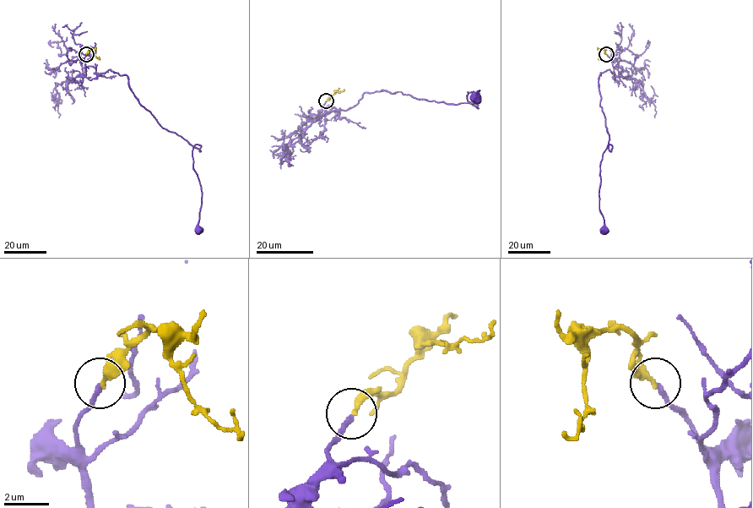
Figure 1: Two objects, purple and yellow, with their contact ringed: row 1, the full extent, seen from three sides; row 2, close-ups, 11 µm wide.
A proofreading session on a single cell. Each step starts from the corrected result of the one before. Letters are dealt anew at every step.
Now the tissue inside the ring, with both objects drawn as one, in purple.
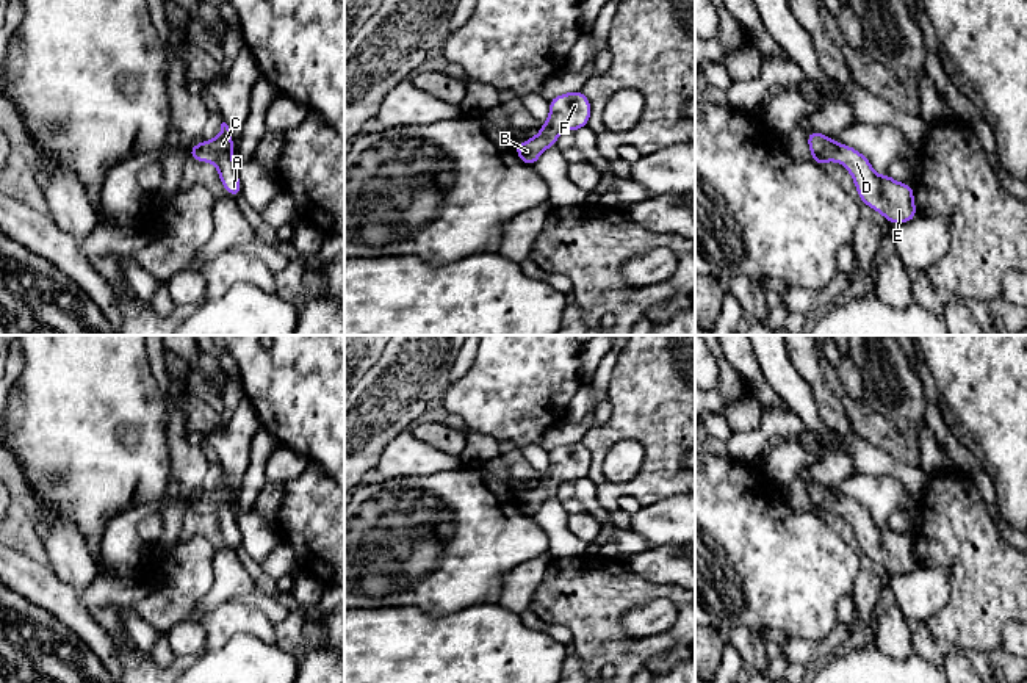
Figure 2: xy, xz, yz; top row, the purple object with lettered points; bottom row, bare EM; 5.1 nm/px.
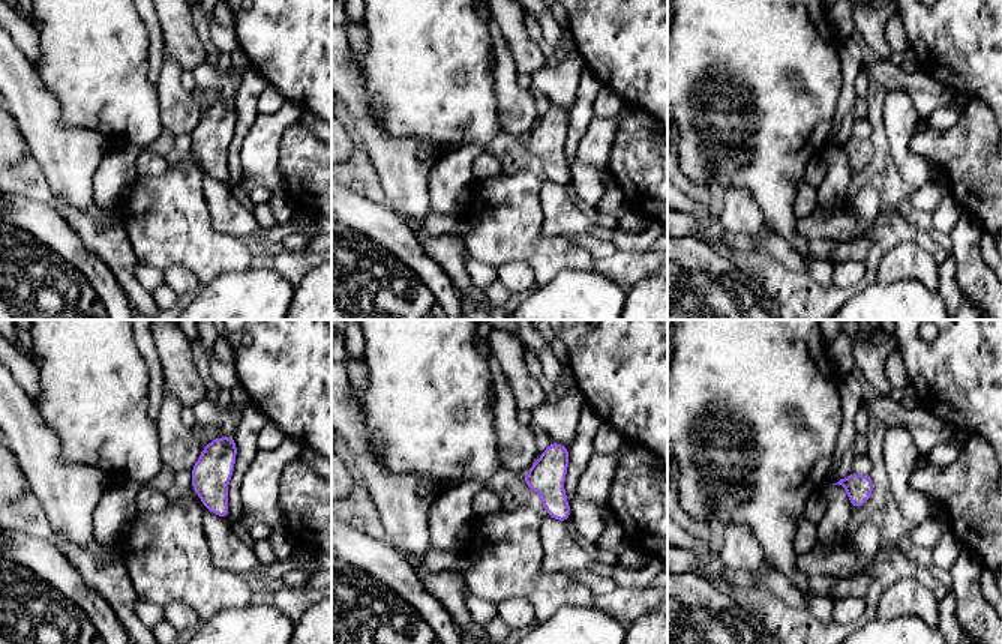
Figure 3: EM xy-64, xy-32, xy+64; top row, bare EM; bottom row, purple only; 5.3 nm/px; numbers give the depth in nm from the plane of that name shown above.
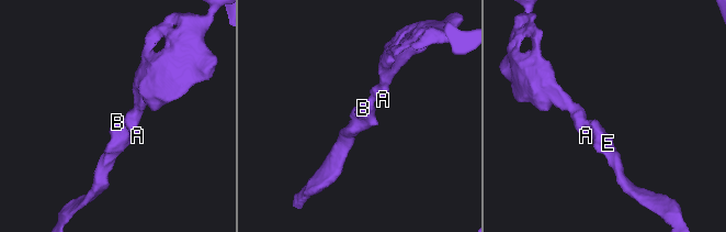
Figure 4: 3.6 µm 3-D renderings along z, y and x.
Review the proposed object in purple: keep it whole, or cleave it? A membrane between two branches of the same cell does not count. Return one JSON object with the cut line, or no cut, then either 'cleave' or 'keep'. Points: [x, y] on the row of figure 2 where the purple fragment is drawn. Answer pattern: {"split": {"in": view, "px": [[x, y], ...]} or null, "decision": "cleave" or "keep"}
{"split": null, "decision": "keep"}

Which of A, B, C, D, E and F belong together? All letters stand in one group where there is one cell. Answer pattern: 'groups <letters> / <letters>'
groups A B C D E F

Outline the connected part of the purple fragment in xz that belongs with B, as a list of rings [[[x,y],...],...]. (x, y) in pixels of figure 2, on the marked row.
[[[582,91],[556,96],[548,100],[548,105],[550,116],[540,132],[531,139],[515,144],[520,161],[528,166],[534,166],[548,147],[557,144],[560,132],[576,132],[589,125],[592,103]]]

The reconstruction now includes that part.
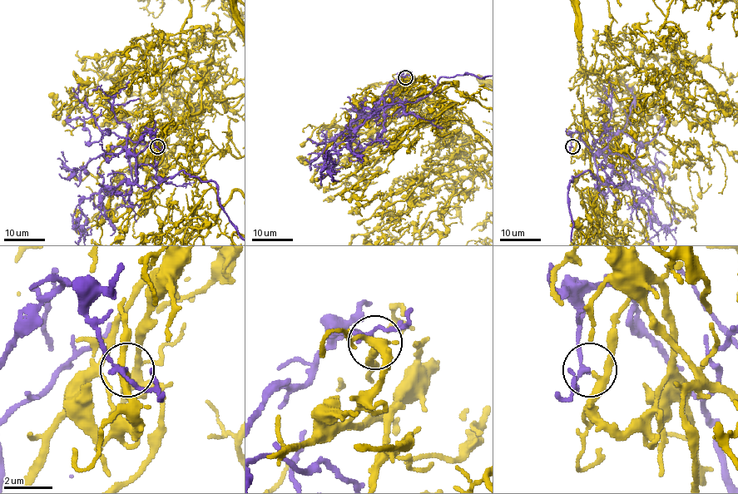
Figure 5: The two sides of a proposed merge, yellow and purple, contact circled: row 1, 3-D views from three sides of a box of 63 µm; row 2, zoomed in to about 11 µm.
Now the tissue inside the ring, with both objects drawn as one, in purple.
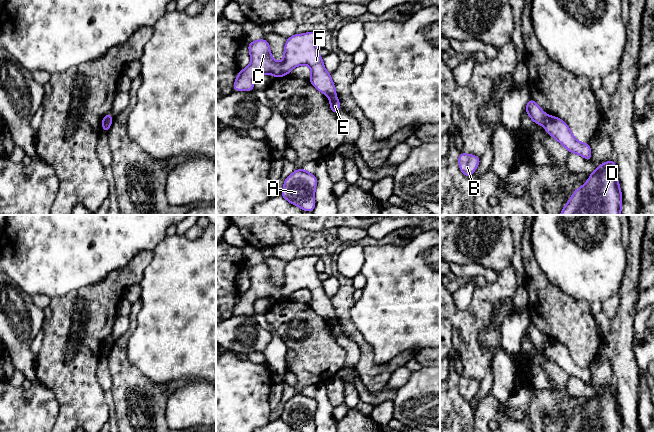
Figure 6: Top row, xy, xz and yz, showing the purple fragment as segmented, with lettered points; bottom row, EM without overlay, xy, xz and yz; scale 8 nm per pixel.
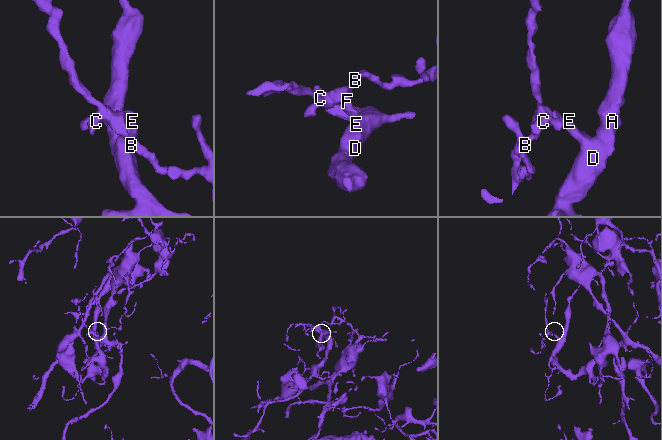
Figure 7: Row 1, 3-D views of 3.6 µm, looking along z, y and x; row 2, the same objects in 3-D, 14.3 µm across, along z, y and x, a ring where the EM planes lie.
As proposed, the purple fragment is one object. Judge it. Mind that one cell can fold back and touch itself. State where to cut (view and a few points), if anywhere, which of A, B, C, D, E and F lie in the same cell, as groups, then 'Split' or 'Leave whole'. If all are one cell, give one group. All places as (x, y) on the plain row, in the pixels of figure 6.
Split along xy (111, 341), (106, 344), (103, 351). Groups: A D E / B C F. Split

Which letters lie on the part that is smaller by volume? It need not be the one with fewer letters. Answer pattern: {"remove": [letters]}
{"remove": ["B", "C", "F"]}

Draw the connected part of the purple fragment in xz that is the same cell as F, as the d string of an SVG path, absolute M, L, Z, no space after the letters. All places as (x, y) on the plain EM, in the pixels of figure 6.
M307 256L289 261L280 287L271 279L270 268L266 263L249 266L251 287L239 295L233 315L253 315L253 305L257 299L271 298L279 302L289 299L291 294L299 289L308 289L311 292L309 306L324 319L335 319L336 313L331 298L324 292L323 282L318 277L316 270L318 260L317 256Z

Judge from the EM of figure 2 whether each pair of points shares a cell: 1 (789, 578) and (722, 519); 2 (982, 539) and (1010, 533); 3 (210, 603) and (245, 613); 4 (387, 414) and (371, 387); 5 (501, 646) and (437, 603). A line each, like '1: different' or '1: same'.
1: same
2: different
3: different
4: same
5: different

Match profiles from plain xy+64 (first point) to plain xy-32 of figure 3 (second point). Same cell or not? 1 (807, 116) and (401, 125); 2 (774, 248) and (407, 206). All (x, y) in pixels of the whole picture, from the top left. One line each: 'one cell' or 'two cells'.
1: one cell
2: one cell

